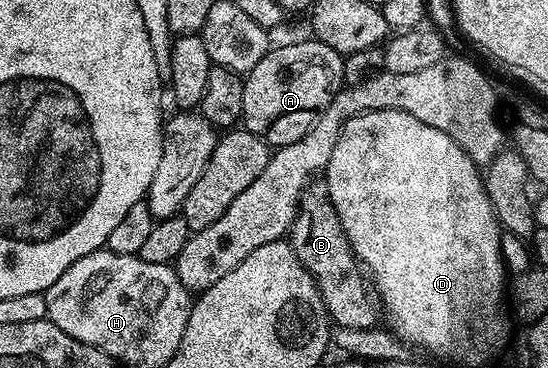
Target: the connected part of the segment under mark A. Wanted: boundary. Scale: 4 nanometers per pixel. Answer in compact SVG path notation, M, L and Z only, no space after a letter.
M308 39L308 41L295 41L292 45L272 47L270 51L243 77L243 116L242 128L248 129L253 135L257 135L268 146L278 147L297 143L313 123L333 103L333 99L344 88L343 81L344 54L333 51L333 47L325 47L325 43Z

